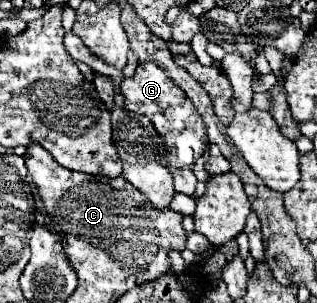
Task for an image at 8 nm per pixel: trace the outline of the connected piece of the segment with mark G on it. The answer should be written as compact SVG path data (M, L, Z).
M140 63L136 73L120 83L120 91L124 95L124 109L146 115L152 125L156 127L158 135L164 141L166 147L166 167L174 177L174 185L178 193L192 195L196 187L196 177L192 175L192 167L196 163L196 157L200 157L208 147L208 137L204 129L204 121L192 101L188 101L186 93L172 83L172 79L152 63Z

